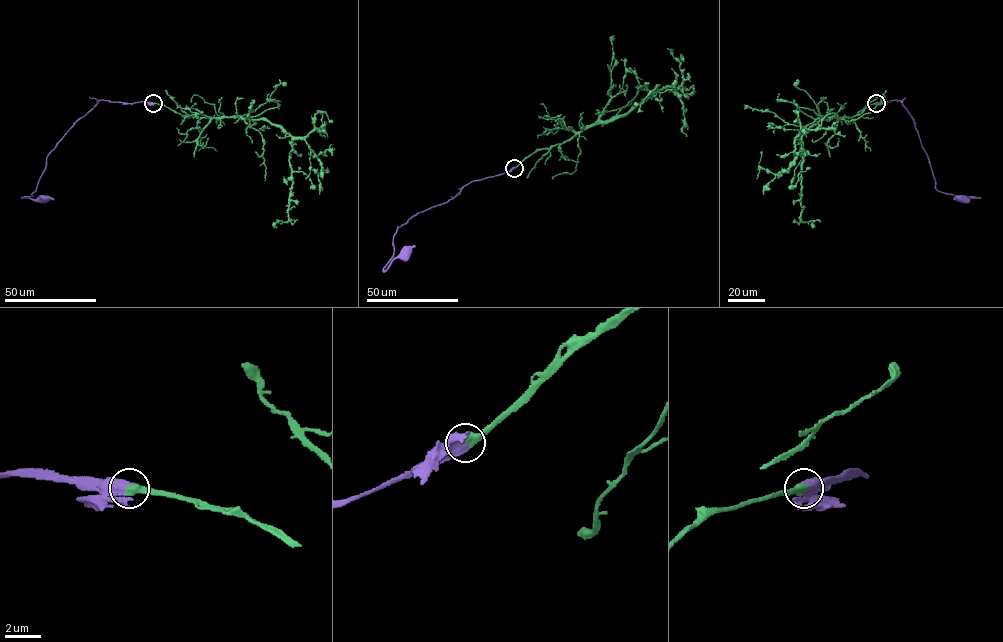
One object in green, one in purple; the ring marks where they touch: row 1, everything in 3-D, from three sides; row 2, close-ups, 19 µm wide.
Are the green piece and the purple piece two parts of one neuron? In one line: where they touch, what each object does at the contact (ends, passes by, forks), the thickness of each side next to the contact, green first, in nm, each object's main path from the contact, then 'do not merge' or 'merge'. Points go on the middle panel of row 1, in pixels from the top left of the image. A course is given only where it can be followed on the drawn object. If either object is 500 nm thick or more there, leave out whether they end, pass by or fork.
place (514, 168); calibres 550 and 500 nm; course green (514, 168), (537, 151), (551, 148), (569, 140), (577, 133), (626, 114), (654, 92), (650, 91), (638, 104); course purple (514, 168), (472, 181), (453, 198), (398, 227), (393, 256), (383, 270), (406, 255); merge

